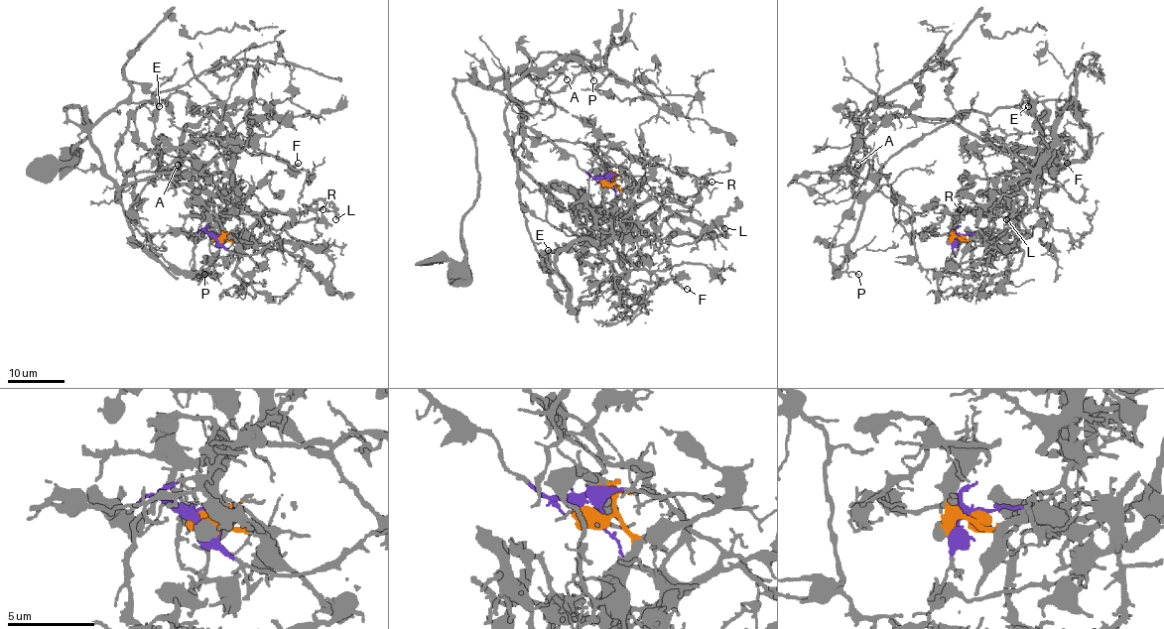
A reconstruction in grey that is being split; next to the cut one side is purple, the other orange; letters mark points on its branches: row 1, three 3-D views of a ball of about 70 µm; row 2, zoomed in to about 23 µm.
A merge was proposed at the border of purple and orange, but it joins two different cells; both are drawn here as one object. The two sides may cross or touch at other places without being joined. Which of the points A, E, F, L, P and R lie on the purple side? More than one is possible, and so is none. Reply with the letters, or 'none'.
A, P

